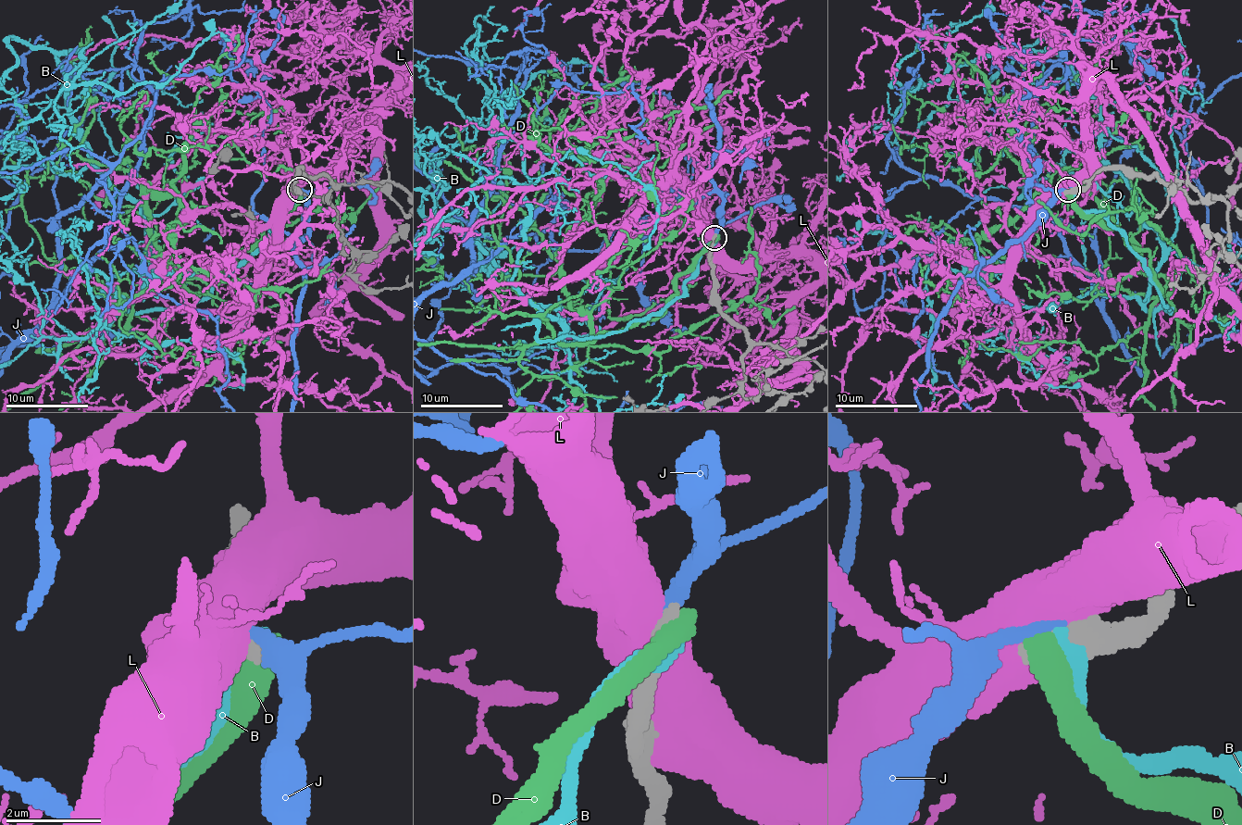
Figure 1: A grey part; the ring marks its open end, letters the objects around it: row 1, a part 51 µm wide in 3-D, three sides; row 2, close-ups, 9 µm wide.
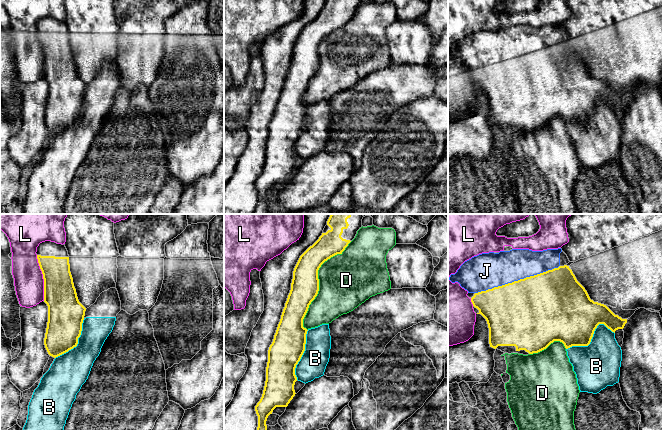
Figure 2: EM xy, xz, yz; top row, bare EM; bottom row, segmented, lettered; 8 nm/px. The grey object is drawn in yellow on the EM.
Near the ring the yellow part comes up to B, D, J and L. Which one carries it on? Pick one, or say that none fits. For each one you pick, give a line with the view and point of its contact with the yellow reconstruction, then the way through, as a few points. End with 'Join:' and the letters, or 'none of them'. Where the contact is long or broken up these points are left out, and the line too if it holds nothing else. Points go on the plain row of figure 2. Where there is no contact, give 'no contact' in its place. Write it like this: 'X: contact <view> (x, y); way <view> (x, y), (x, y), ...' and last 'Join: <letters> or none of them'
J: contact yz (518, 56)
Join: J

